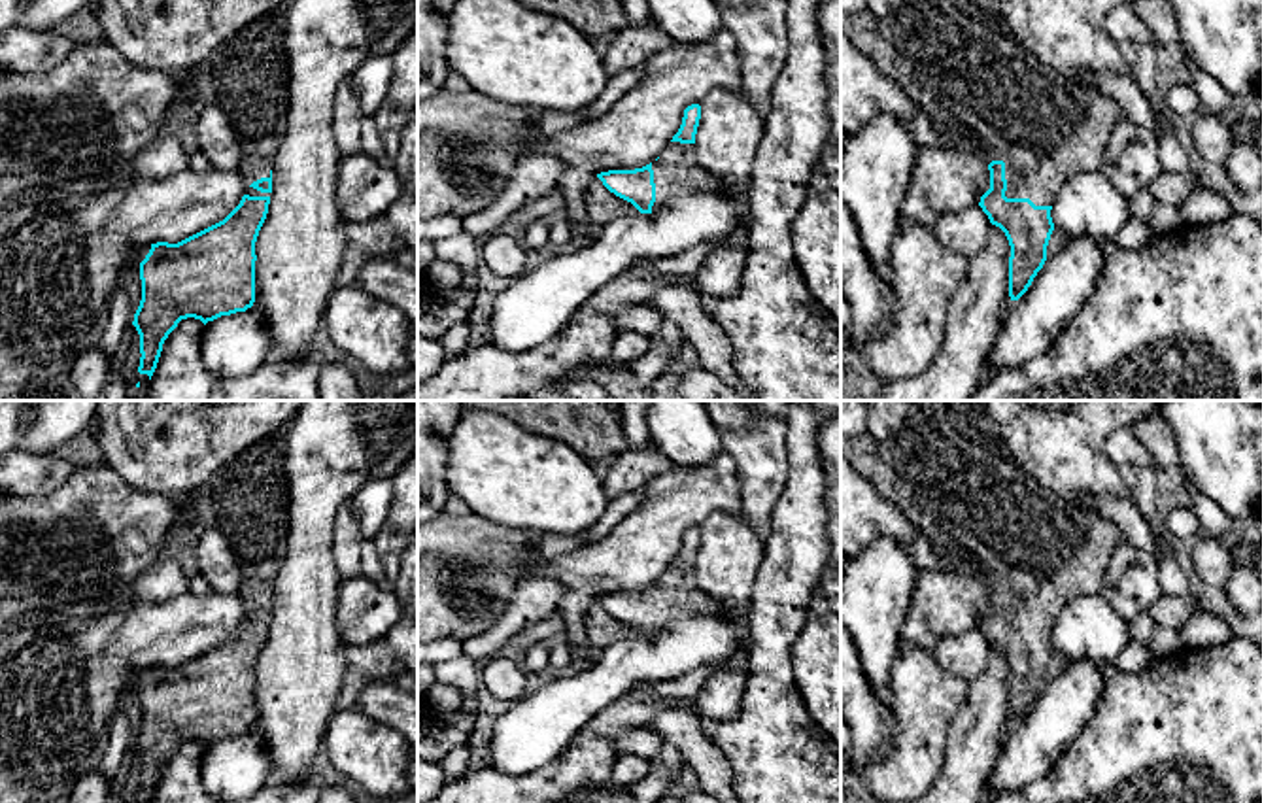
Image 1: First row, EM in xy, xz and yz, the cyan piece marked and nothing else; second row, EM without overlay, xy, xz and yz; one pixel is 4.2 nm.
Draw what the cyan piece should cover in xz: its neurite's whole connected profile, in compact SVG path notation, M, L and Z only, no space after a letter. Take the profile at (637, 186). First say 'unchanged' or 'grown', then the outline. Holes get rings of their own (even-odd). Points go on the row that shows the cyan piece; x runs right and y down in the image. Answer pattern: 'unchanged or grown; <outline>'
grown; M701 106L684 110L682 125L656 161L635 170L597 174L616 196L631 202L640 214L656 214L667 200L695 193L724 191L727 183L695 161L695 134Z

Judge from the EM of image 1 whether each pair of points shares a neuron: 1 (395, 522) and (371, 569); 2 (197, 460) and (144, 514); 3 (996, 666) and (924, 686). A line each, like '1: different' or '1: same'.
1: different
2: different
3: different

